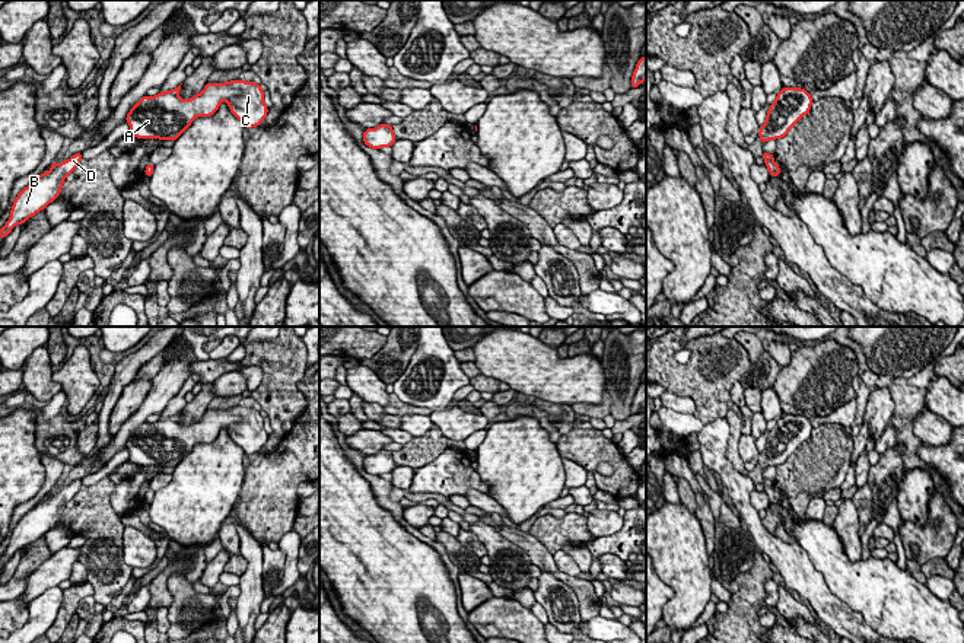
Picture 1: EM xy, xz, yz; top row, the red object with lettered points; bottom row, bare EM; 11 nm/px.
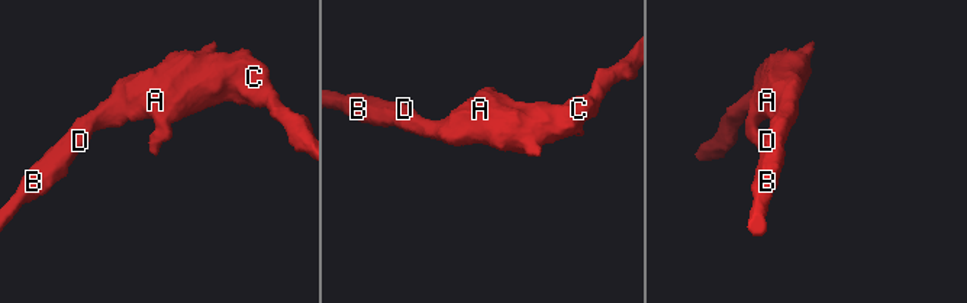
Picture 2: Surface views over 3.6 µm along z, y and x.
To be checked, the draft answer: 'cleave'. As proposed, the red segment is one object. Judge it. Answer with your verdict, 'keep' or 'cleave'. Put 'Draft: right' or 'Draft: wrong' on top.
Draft: wrong
keep

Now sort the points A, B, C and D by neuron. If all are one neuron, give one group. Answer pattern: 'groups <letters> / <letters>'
groups A B C D

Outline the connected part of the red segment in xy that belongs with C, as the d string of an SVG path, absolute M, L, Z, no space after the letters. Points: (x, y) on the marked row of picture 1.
M255 82L206 83L191 99L179 98L181 85L155 96L143 95L127 112L128 136L175 141L197 117L216 114L223 101L245 128L260 125L268 114L264 90Z

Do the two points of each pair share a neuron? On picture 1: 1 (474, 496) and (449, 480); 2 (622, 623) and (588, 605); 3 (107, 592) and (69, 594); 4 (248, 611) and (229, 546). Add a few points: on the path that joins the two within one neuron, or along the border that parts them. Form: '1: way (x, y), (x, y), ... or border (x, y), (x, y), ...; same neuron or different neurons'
1: border (464, 495), (468, 490), (480, 490), (487, 495); different neurons
2: border (598, 614), (582, 620); different neurons
3: border (88, 581), (94, 595); different neurons
4: border (234, 525), (238, 534), (239, 553); different neurons

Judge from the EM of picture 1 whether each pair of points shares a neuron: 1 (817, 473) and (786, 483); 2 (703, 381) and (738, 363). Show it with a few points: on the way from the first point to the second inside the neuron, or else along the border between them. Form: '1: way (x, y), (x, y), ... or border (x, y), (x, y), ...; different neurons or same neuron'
1: way (810, 473), (802, 477), (794, 477); same neuron
2: way (712, 372), (721, 363), (729, 363); same neuron

